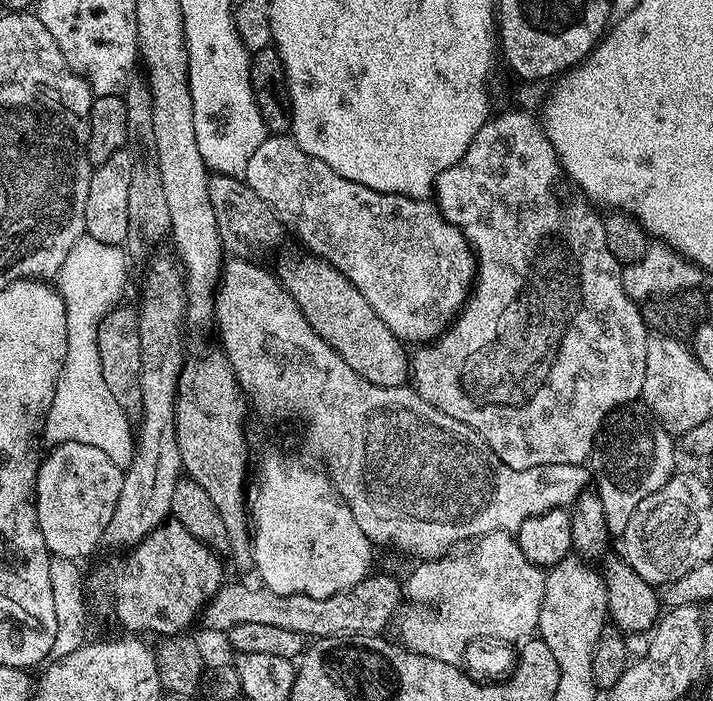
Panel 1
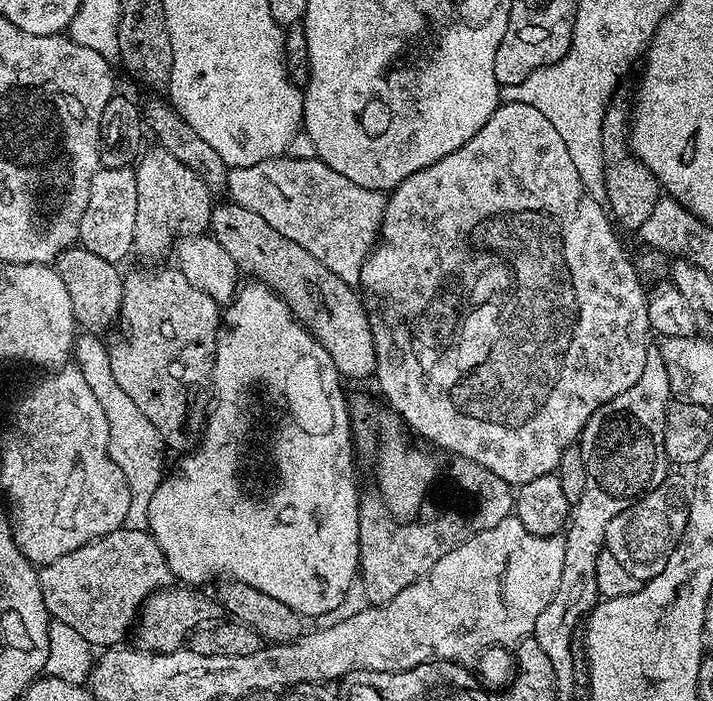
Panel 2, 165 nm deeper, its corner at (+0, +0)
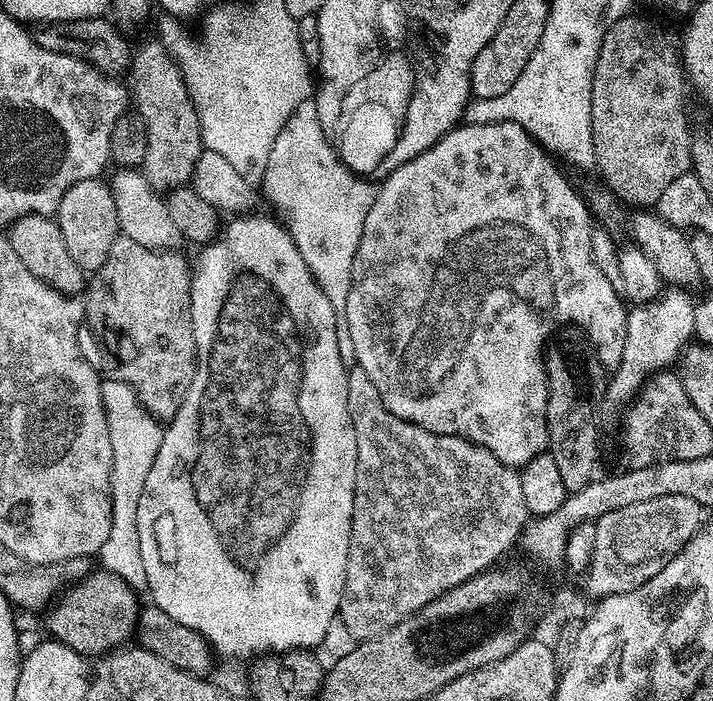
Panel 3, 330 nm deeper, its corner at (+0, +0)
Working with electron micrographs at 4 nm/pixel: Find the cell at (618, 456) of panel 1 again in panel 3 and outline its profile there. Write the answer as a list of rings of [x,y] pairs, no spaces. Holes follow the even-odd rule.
[[[668,286],[655,300],[651,300],[648,304],[635,305],[629,311],[622,362],[611,373],[608,389],[604,395],[604,404],[607,407],[623,409],[640,393],[649,376],[671,369],[679,361],[680,353],[696,334],[694,310],[697,301],[692,300],[688,292],[691,291],[680,286]]]

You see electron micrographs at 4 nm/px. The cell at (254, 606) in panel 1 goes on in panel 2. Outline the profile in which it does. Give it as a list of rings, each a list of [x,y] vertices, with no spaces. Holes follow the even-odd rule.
[[[169,586],[155,592],[140,607],[140,615],[134,625],[135,647],[146,652],[177,652],[185,647],[189,636],[198,628],[219,621],[222,609],[215,599],[203,596],[192,586]]]

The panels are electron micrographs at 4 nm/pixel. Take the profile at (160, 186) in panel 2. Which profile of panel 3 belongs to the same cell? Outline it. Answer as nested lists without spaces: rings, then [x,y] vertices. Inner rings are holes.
[[[159,38],[144,40],[132,48],[130,65],[130,104],[146,122],[146,158],[142,165],[142,173],[156,190],[171,190],[185,187],[191,181],[192,171],[202,151],[200,143],[200,123],[194,102],[190,98],[190,90],[186,90],[186,82],[182,78],[182,70],[176,64]]]

